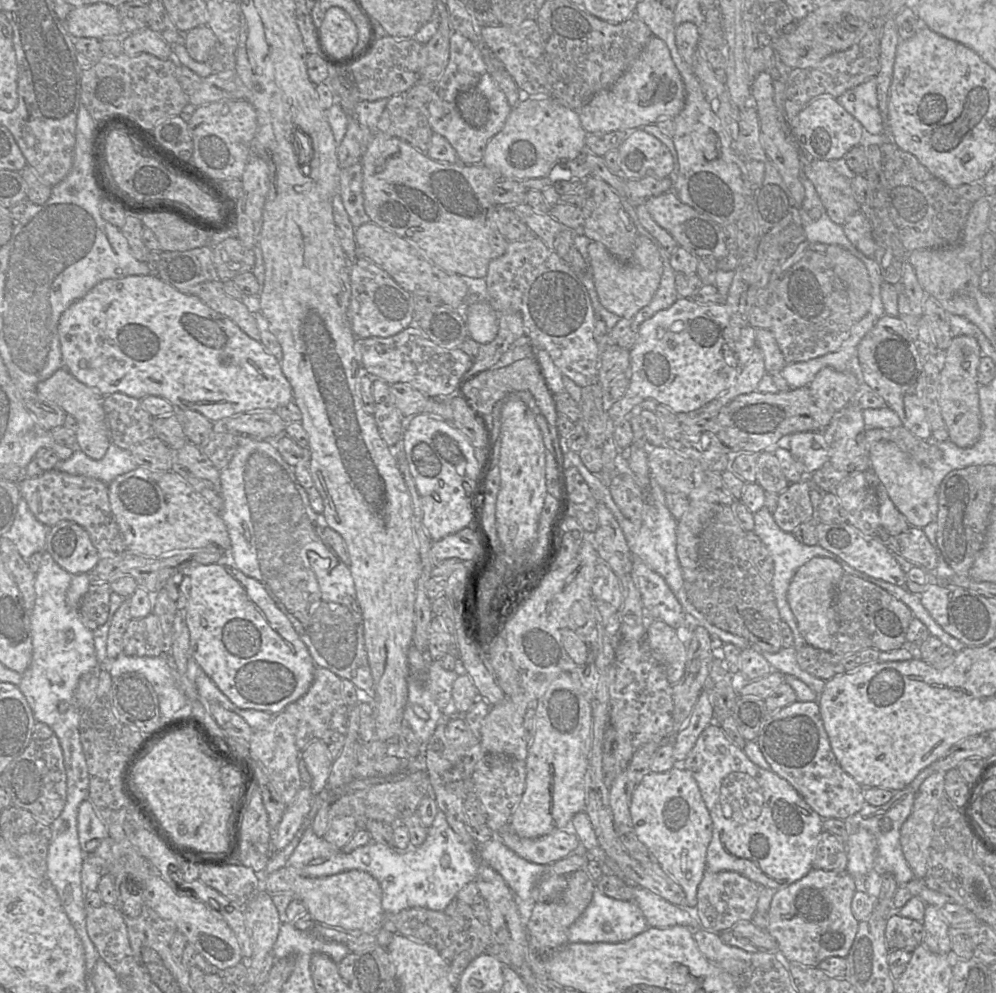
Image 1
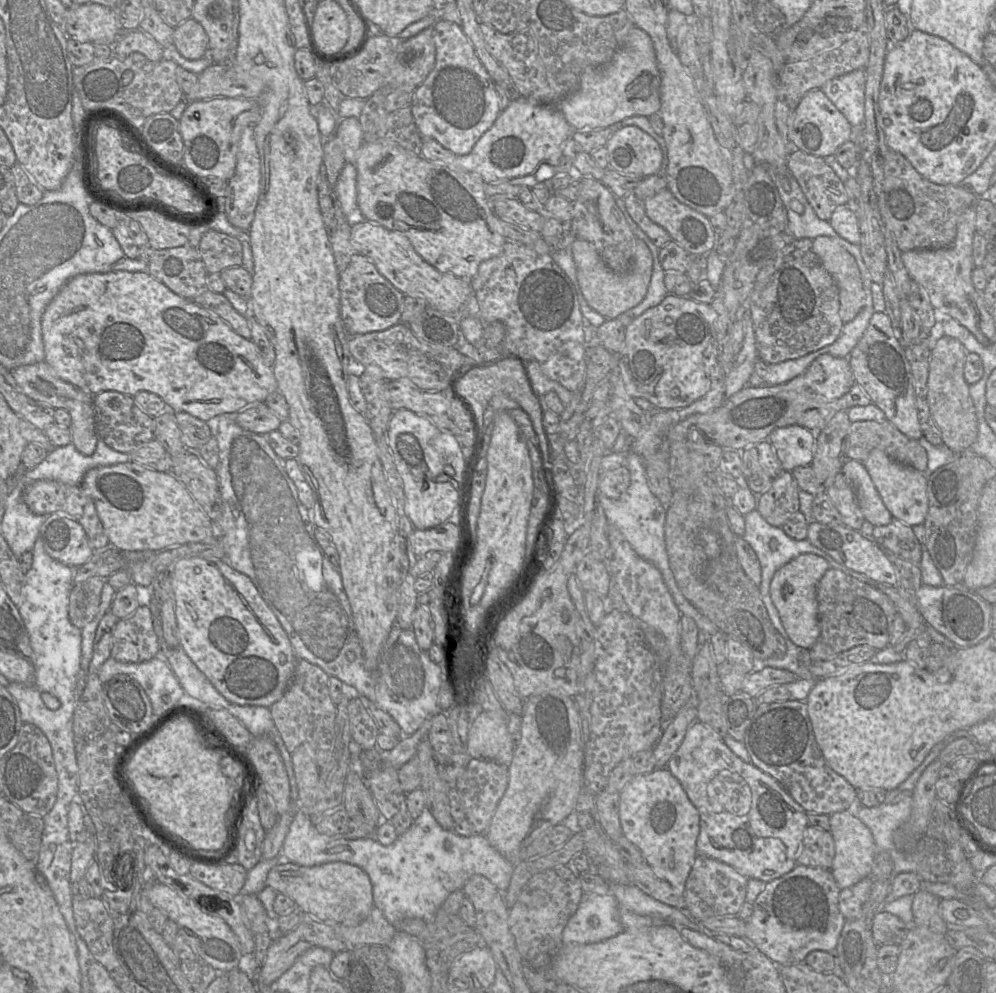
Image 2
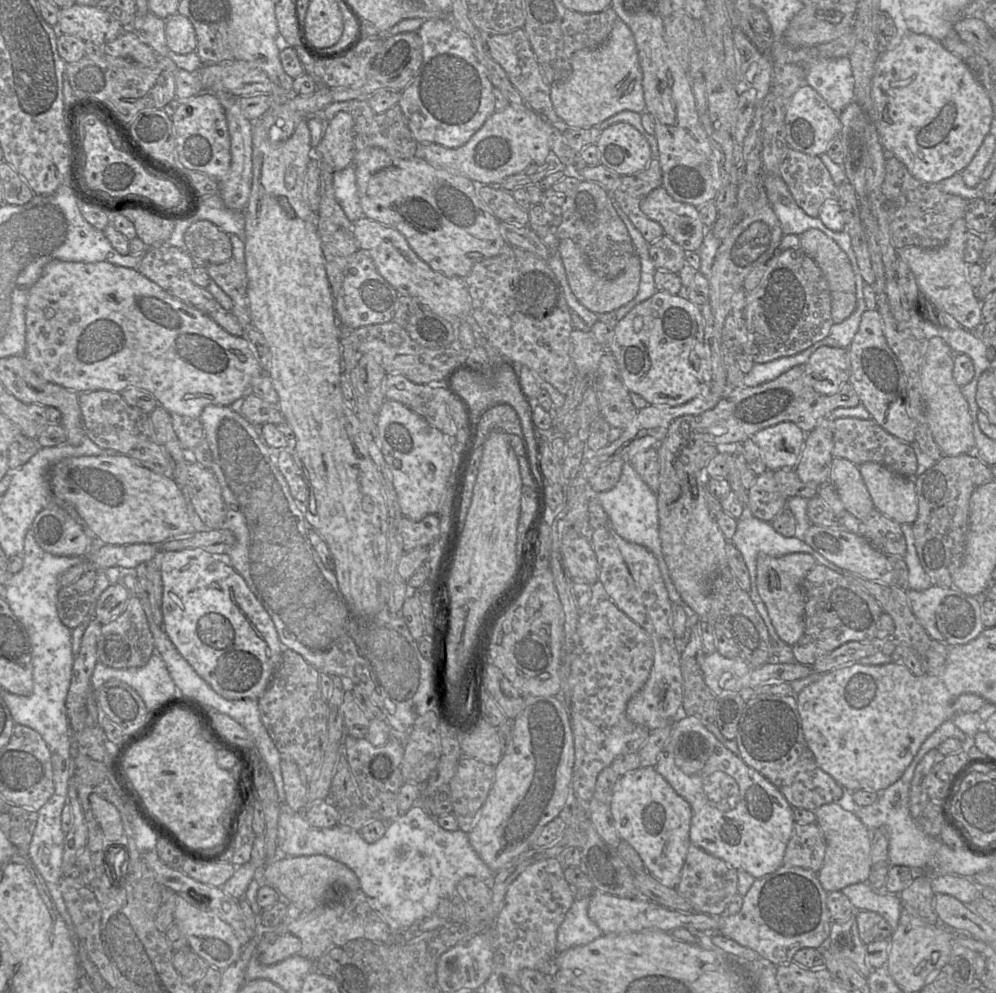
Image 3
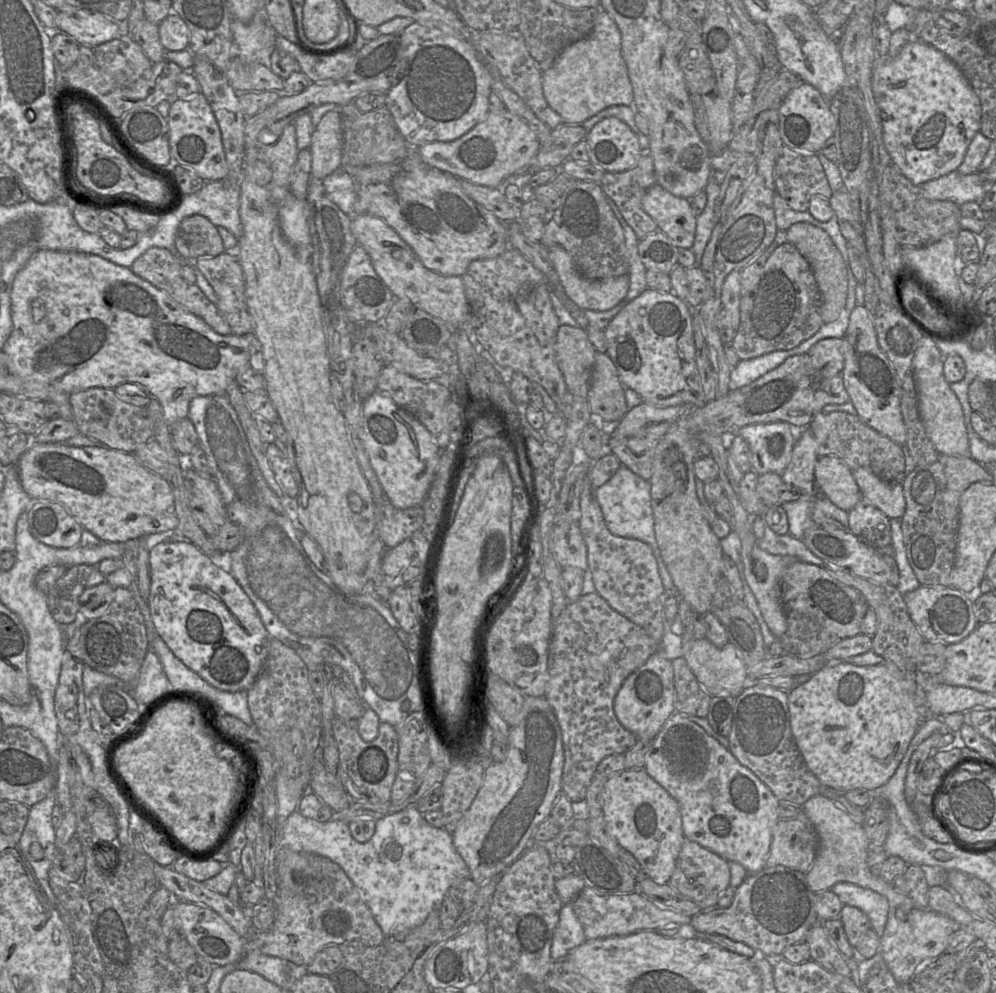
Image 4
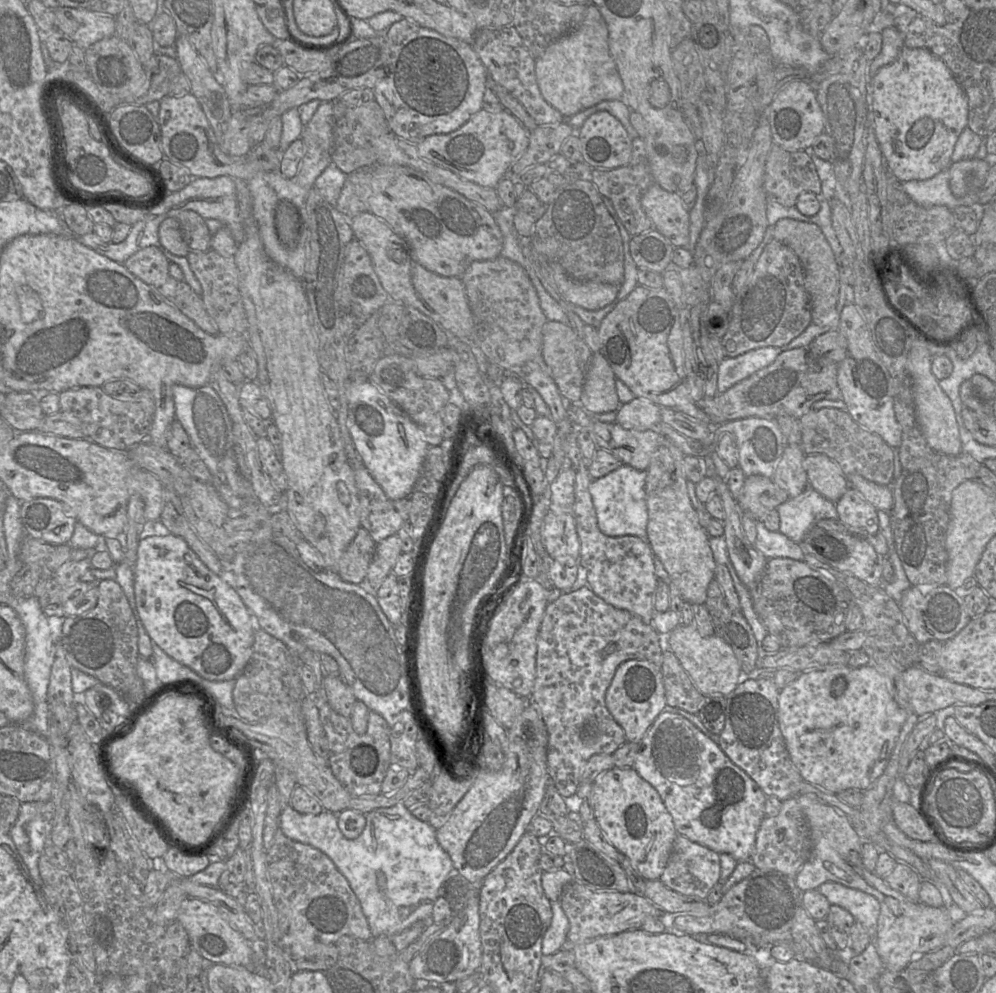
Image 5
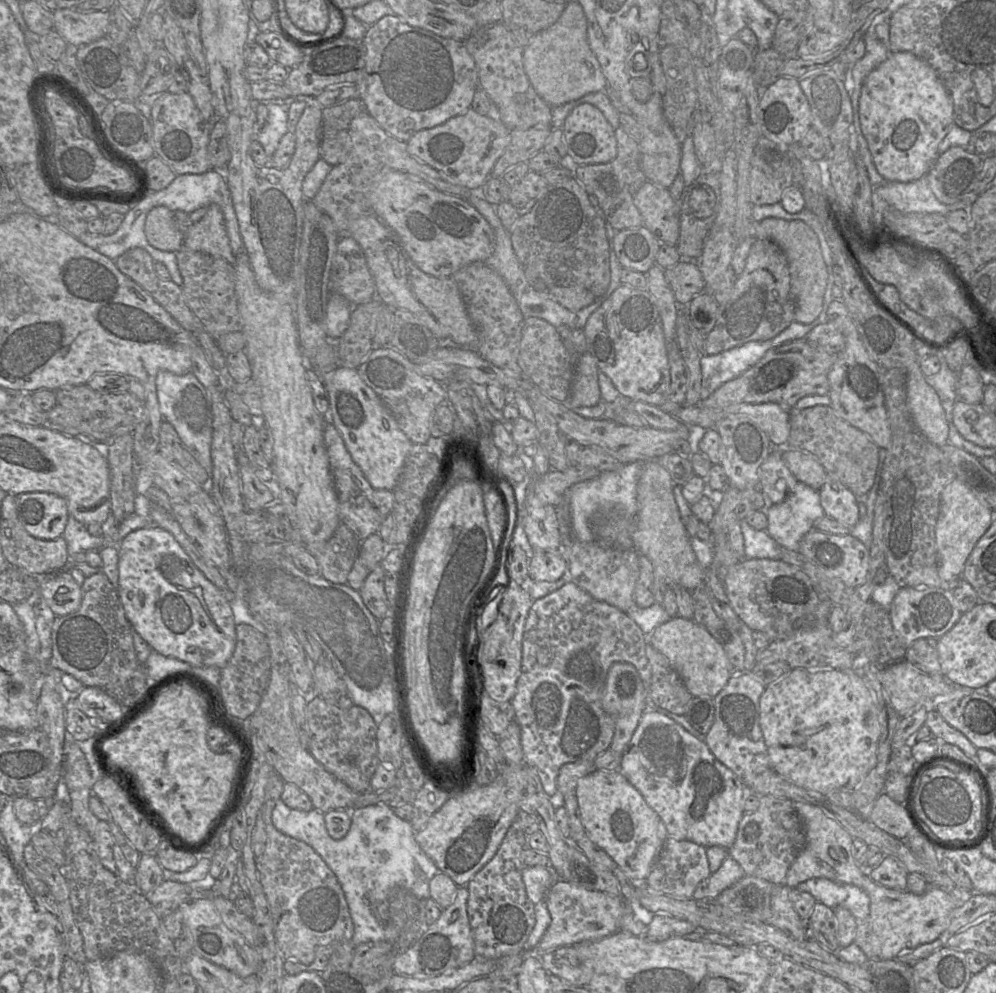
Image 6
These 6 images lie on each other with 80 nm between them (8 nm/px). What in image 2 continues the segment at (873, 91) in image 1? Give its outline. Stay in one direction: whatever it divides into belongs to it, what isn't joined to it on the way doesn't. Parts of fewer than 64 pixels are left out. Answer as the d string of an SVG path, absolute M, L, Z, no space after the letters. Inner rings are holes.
M857 69L820 88L853 127L861 126L865 121L865 83L865 71Z

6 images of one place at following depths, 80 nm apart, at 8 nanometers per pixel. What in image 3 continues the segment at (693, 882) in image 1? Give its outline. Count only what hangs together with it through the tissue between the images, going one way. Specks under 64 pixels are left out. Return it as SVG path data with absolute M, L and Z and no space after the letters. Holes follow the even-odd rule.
M645 767L632 770L618 779L610 803L613 823L622 841L632 846L642 859L645 870L662 885L676 889L681 870L691 845L690 827L692 810L689 803L678 795L655 768Z

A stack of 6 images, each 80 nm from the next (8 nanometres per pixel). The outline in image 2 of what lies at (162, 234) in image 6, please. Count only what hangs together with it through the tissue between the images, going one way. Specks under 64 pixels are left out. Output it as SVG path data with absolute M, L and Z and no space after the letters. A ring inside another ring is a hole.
M210 229L206 231L197 246L208 273L241 266L243 261L242 241L226 233Z

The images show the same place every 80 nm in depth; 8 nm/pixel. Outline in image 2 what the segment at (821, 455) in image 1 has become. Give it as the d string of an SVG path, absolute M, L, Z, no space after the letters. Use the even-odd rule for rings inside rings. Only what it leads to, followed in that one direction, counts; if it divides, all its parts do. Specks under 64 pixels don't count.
M790 425L773 430L767 441L775 449L782 471L792 472L798 467L809 466L813 459L813 445L819 430L808 430L798 425Z

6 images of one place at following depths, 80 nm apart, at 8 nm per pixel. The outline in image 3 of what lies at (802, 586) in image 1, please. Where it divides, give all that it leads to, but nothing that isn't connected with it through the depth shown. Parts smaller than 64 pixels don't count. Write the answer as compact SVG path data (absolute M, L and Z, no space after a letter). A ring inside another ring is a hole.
M793 553L782 557L760 555L757 558L755 584L758 594L767 608L779 638L790 646L795 645L804 633L805 598L801 583L816 564L816 560L805 553Z

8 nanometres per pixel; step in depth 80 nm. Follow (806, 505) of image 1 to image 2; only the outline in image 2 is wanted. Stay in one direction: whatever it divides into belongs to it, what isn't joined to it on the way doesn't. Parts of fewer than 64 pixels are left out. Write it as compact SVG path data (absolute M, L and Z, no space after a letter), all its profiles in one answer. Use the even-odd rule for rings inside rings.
M783 471L774 479L770 490L758 496L756 510L770 525L781 528L792 515L800 512L799 492L800 489L792 473Z

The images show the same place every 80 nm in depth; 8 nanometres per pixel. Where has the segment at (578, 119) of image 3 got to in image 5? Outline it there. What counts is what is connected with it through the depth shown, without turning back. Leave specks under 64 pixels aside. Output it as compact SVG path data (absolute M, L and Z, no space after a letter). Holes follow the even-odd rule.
M591 3L585 5L588 6L586 16L579 27L553 42L542 55L536 58L535 72L541 94L565 118L597 105L601 101L621 100L624 94L622 79L609 50L607 24L595 5Z

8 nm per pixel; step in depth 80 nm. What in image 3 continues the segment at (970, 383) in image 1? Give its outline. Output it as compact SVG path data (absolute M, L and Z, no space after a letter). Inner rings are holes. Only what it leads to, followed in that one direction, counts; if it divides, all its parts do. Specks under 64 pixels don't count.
M941 338L929 339L921 369L921 393L925 416L933 438L944 456L970 455L978 457L975 450L973 423L969 405L953 378L956 353Z

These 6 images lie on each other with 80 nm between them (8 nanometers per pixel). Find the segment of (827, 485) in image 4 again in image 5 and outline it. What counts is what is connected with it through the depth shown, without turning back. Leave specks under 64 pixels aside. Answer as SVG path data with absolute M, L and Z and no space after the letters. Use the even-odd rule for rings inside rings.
M824 454L806 455L803 467L810 487L831 502L837 502L850 487L839 464Z

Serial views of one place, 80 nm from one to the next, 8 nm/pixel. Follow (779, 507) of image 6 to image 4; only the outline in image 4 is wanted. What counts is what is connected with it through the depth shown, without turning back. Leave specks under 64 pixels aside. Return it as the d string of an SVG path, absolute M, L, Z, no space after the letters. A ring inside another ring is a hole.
M802 497L795 501L782 504L788 518L789 535L796 539L802 539L805 532L816 526L812 519L814 510L820 510L825 516L839 521L847 528L849 523L848 512L836 507L825 497Z

